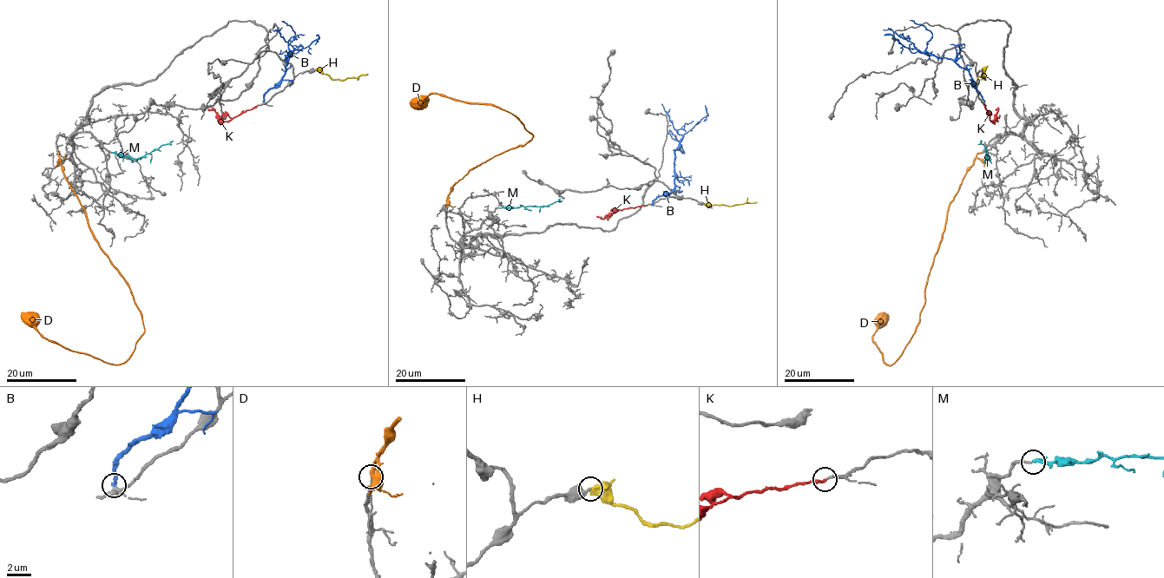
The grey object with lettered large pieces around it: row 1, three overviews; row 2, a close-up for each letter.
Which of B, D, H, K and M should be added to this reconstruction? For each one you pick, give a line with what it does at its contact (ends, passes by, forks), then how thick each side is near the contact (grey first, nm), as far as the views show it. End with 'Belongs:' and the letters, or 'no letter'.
D: it ends | 320/340 nm
K: it ends | 200/280 nm
M: it ends | 180/260 nm
Belongs: D, K, M

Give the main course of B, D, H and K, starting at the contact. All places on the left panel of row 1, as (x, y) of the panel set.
B: (264, 101), (264, 95), (280, 80), (286, 69), (286, 55), (293, 49), (278, 31), (272, 30)
D: (57, 153), (94, 239), (129, 288), (144, 331), (124, 363), (111, 364), (45, 338), (22, 312)
H: (316, 68), (333, 79), (368, 74)
K: (257, 105), (228, 121), (223, 121), (214, 111), (207, 109)

